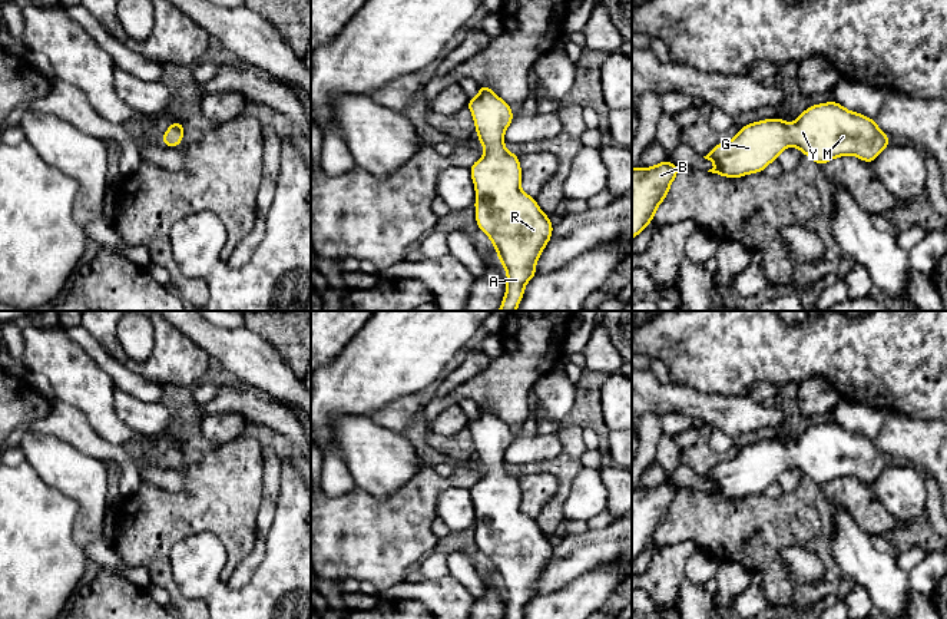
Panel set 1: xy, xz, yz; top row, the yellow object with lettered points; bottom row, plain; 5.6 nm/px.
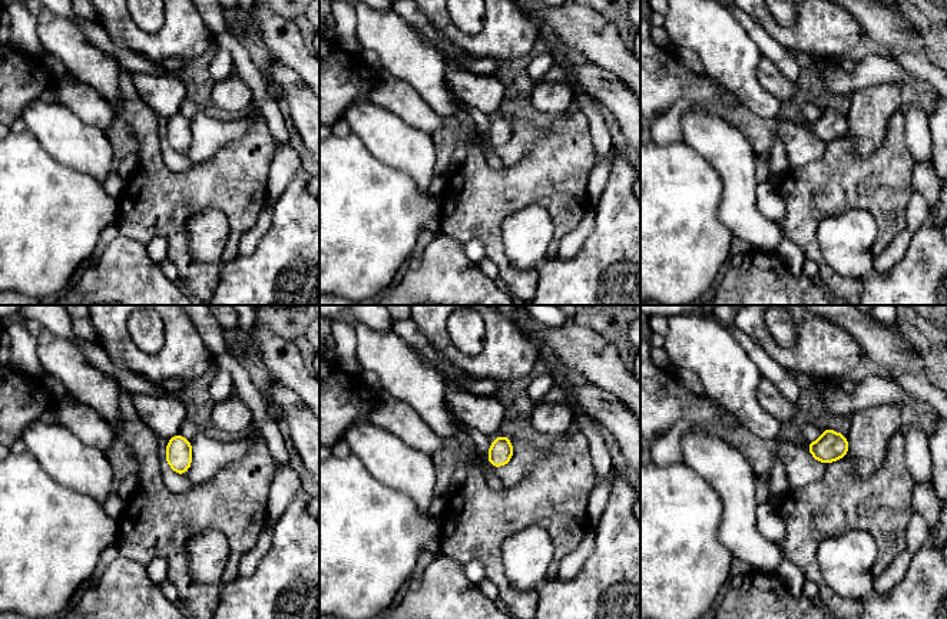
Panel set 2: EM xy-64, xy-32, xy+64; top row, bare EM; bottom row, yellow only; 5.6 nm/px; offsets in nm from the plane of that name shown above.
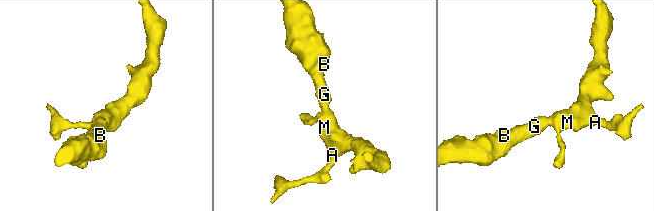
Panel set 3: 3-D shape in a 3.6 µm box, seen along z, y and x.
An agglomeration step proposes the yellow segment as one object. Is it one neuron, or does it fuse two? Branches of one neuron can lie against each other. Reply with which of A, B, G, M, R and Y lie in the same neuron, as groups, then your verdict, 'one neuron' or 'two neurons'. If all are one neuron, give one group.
groups A B G M R Y; one neuron

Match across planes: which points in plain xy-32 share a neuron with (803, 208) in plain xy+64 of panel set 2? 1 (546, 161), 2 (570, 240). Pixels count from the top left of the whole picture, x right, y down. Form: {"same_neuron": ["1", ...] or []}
{"same_neuron": ["1"]}

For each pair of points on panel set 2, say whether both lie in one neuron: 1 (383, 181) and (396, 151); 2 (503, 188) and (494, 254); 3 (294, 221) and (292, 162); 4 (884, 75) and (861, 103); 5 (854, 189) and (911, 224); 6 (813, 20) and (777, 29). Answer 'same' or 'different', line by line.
1: different
2: same
3: different
4: different
5: different
6: same

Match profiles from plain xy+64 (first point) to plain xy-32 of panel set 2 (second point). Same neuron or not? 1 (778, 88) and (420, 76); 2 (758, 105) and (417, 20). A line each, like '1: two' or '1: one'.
1: two
2: two

